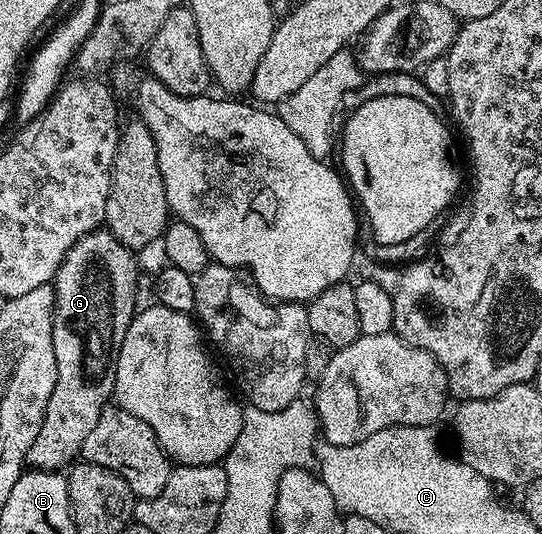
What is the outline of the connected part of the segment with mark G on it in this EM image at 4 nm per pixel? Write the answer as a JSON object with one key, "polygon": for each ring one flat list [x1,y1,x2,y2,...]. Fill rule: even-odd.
{"polygon":[[98,230,79,238,59,266,52,282,57,377,55,390,47,398,43,426,39,426,35,442,31,442,27,457,30,469,68,469,81,456,83,442,99,422,99,414,113,400,119,350,138,307,137,260,133,256,134,249,123,246,115,234]]}

